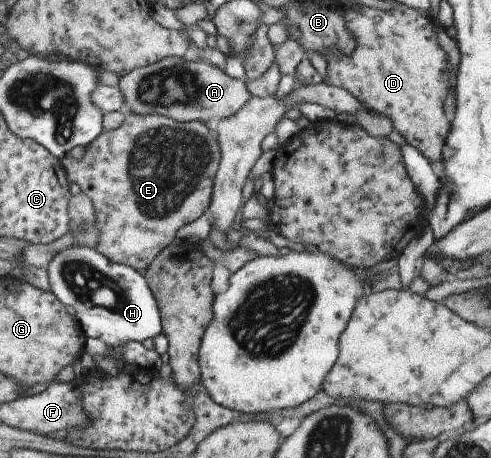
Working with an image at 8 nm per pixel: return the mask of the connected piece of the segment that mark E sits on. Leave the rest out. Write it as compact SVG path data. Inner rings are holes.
M148 114L126 116L120 127L105 131L97 141L85 148L81 160L62 159L68 182L76 183L81 192L94 202L100 228L98 252L114 264L125 264L134 270L149 270L160 253L174 242L176 232L200 218L211 208L212 197L221 165L221 144L205 122L181 123L173 118Z

